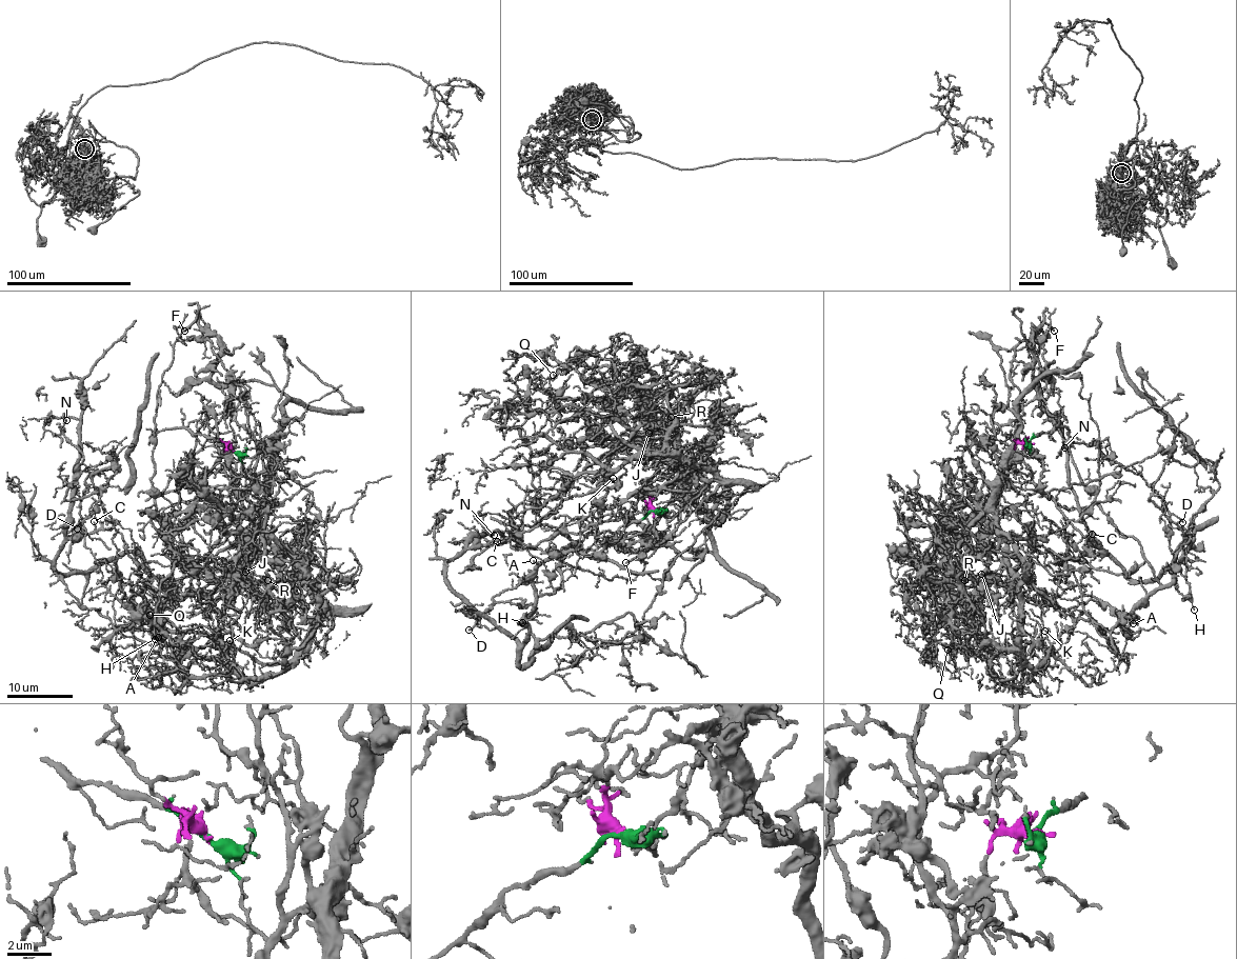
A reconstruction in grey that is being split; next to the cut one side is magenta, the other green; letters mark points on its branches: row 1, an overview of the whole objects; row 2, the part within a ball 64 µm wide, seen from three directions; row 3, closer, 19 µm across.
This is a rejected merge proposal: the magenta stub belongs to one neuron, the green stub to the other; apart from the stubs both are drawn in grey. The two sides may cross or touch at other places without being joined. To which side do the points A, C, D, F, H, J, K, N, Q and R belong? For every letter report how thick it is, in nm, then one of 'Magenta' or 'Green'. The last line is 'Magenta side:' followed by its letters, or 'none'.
A: Thickness 110 nm. Green
C: Thickness 90 nm. Green
D: Thickness 140 nm. Green
F: Thickness 190 nm. Magenta
H: Thickness 100 nm. Green
J: Thickness 120 nm. Magenta
K: Thickness 130 nm. Magenta
N: Thickness 120 nm. Green
Q: Thickness 120 nm. Magenta
R: Thickness 130 nm. Magenta
Magenta side: F, J, K, Q, R

